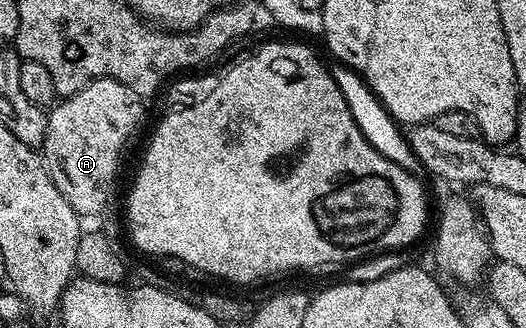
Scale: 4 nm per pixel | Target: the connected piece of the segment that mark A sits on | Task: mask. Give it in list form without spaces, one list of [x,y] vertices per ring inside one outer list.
[[[110,77],[93,81],[83,91],[58,100],[47,113],[47,135],[43,146],[45,166],[49,168],[59,195],[71,203],[82,219],[105,209],[117,185],[117,168],[129,136],[141,121],[143,98],[131,87]]]

